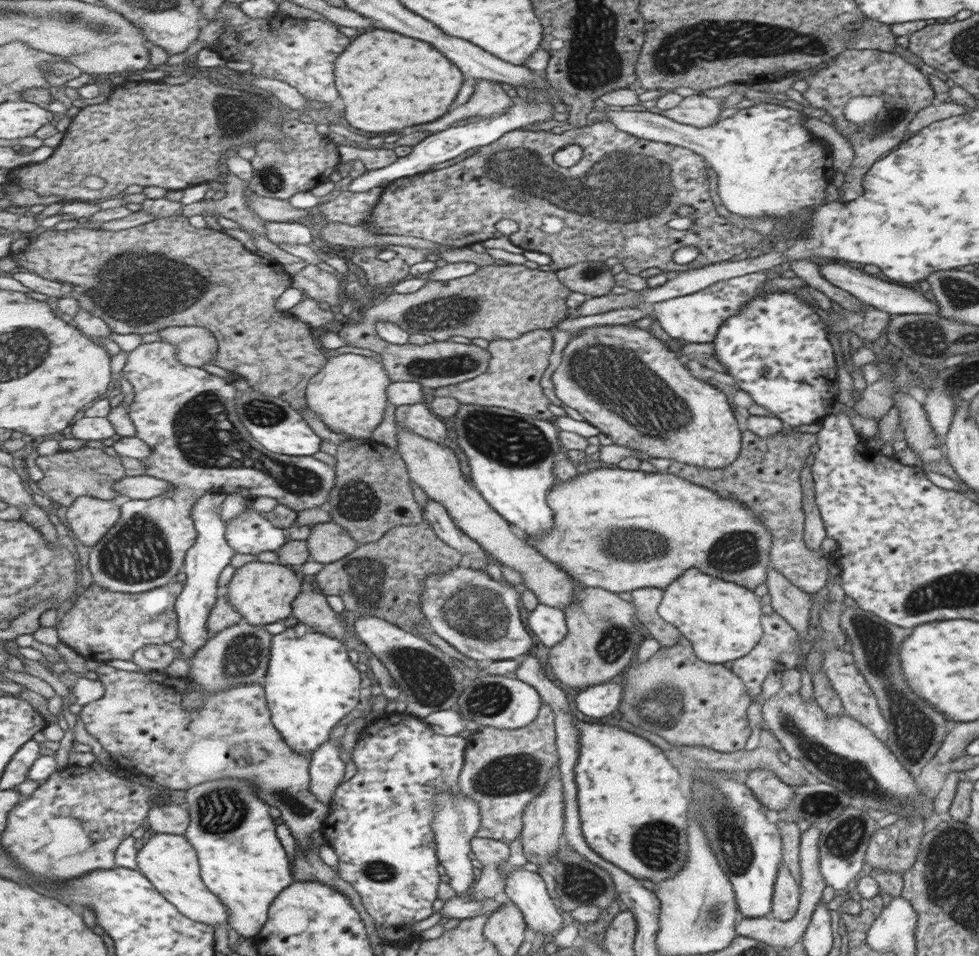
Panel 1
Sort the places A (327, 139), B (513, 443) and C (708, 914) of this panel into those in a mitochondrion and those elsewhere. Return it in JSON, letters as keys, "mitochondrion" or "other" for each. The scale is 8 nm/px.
{"A":"other","B":"mitochondrion","C":"mitochondrion"}

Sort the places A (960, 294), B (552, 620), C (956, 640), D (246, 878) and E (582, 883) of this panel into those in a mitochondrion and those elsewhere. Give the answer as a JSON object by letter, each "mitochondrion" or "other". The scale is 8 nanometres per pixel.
{"A":"mitochondrion","B":"other","C":"other","D":"other","E":"mitochondrion"}

